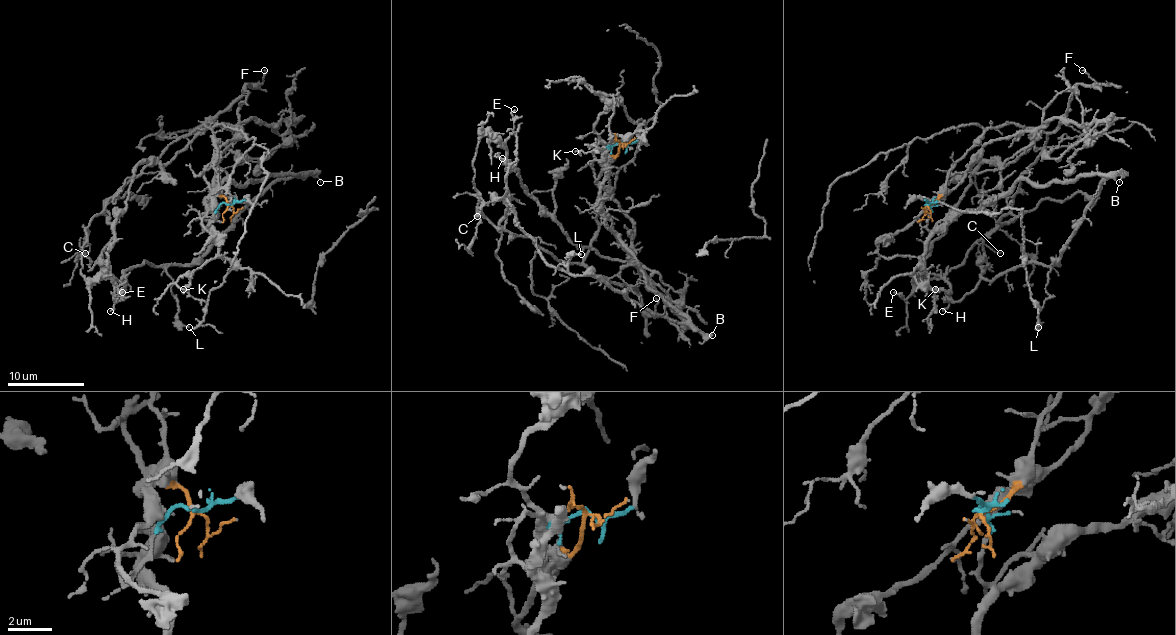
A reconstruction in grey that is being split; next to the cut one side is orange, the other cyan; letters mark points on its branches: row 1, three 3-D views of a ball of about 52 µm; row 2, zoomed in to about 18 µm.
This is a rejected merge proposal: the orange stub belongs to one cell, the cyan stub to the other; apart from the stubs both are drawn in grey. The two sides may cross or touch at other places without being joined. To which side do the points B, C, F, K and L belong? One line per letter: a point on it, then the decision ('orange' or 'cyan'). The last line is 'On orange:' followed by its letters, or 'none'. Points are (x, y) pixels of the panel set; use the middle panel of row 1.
B: place (712, 335); cyan
C: place (477, 216); orange
F: place (656, 298); orange
K: place (575, 151); cyan
L: place (581, 254); cyan
On orange: C, F

